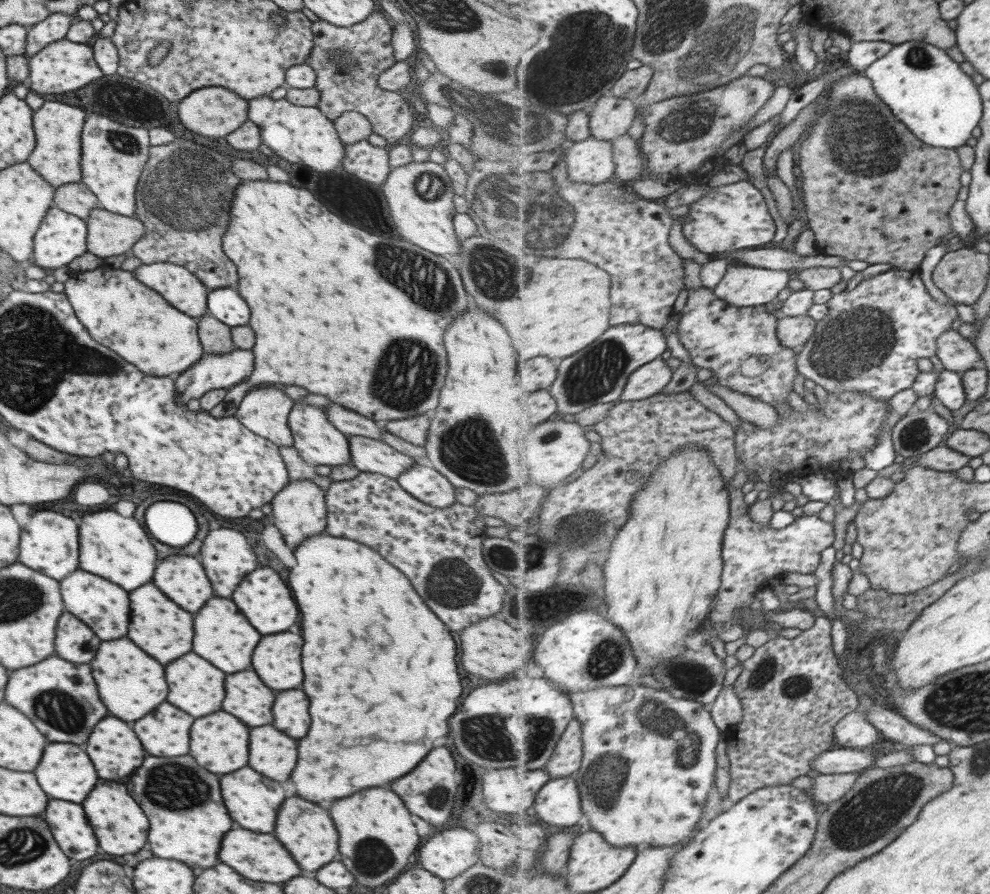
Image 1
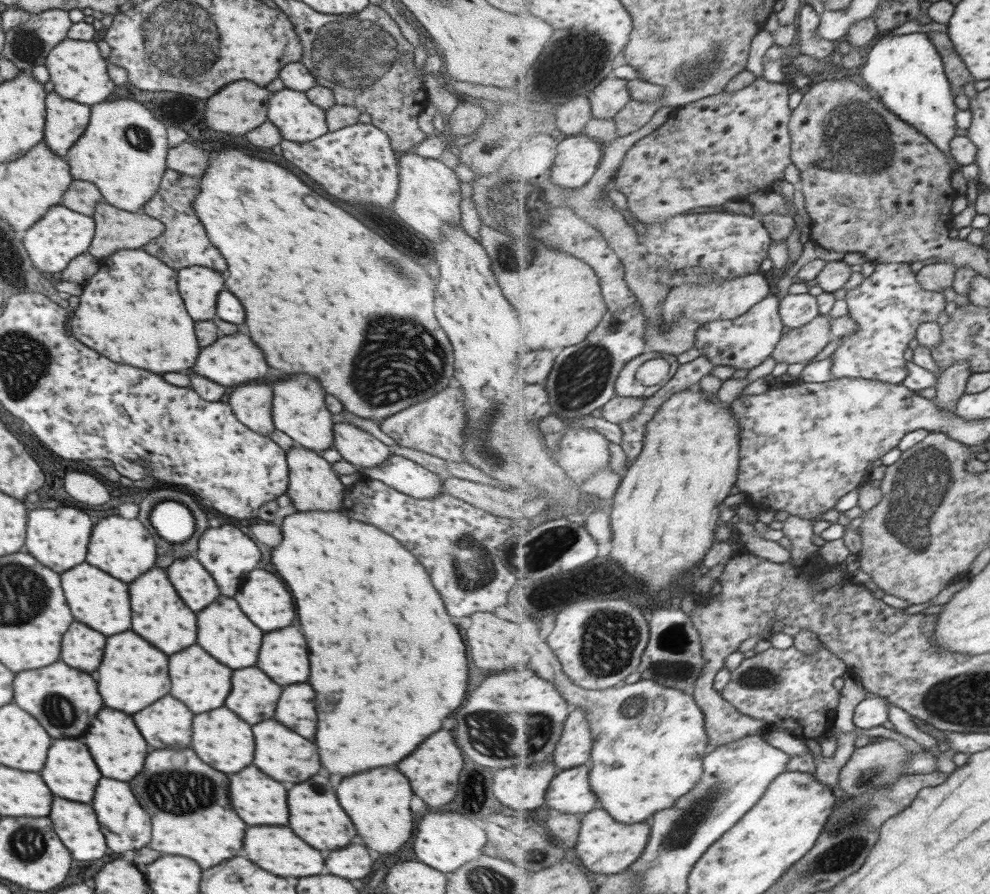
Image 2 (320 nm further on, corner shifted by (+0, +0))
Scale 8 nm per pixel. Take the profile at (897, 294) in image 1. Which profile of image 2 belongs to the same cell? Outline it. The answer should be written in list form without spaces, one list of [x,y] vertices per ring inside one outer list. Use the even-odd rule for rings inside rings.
[[[876,263],[874,272],[864,279],[863,284],[846,293],[845,300],[849,308],[849,315],[857,321],[859,328],[854,335],[839,338],[842,343],[831,355],[834,360],[832,371],[835,379],[867,378],[901,385],[908,377],[905,350],[916,344],[916,334],[920,324],[936,321],[939,314],[945,310],[945,296],[941,291],[925,290],[916,274],[911,270],[910,263]]]

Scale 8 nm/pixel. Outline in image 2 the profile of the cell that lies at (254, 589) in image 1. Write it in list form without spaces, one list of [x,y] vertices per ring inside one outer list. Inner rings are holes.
[[[253,570],[233,596],[241,612],[263,632],[285,628],[295,618],[295,608],[285,586],[265,570]]]

